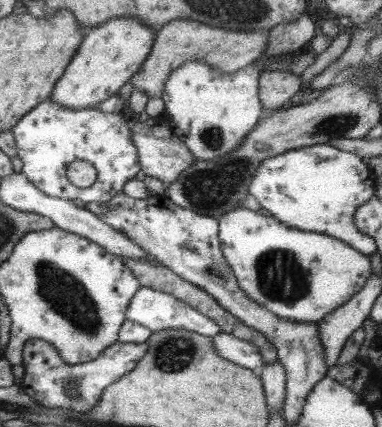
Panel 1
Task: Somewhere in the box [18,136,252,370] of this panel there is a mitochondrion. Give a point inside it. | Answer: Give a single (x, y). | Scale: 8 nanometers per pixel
(64, 293)

